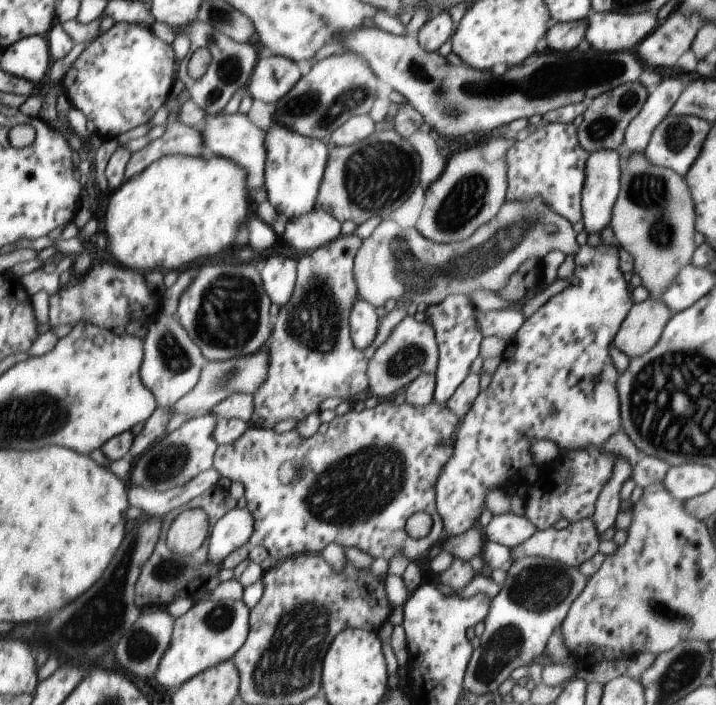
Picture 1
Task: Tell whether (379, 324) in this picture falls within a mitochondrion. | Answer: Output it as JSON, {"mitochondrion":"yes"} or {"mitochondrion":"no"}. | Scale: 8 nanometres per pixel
{"mitochondrion":"no"}

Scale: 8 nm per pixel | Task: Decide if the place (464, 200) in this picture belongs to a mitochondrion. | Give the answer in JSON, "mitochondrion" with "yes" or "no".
{"mitochondrion":"yes"}

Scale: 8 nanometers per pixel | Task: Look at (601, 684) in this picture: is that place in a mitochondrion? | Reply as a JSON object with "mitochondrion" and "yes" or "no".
{"mitochondrion":"no"}

